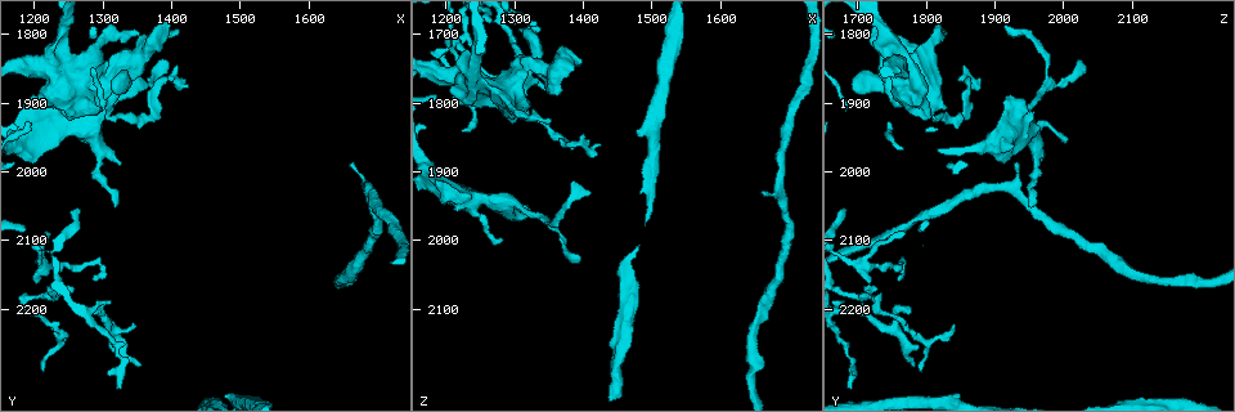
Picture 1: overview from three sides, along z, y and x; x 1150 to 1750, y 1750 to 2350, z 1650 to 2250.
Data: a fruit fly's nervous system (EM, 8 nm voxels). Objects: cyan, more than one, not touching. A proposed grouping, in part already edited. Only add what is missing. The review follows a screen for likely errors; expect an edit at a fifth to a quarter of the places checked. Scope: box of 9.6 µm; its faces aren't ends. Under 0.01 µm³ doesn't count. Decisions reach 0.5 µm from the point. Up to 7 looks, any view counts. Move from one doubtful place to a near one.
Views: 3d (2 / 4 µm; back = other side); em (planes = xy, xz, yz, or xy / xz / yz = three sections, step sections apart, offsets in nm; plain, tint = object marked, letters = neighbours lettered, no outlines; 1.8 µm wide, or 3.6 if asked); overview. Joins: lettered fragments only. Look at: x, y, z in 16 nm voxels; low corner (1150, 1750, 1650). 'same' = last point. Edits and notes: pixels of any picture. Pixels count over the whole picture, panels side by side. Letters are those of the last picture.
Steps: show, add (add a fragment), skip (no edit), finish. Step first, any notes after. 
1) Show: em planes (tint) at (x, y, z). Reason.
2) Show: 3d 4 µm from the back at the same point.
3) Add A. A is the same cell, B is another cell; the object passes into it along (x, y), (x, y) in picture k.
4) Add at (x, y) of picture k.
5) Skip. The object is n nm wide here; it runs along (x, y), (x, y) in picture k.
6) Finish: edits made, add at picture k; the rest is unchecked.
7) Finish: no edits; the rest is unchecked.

Show: em xz step 8 (tint) at (1390, 1840, 2020). Thin end.

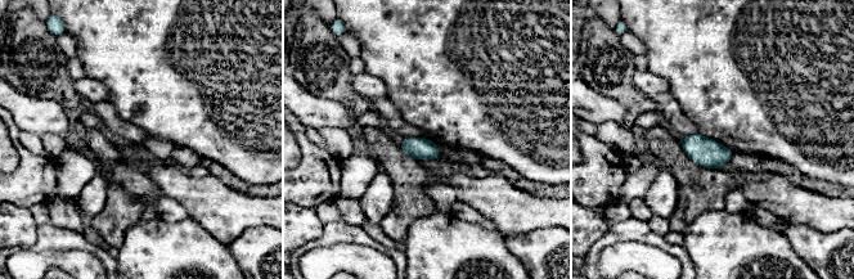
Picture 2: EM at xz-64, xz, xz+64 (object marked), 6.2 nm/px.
Show: em xy step 4 (letters) at the same point. Cut it another way.

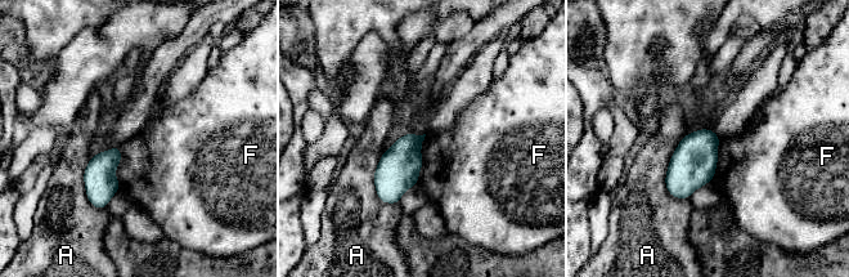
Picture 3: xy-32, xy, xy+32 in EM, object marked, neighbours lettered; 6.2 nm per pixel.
Skip. The longest contact is with F, 320 nm; A and F are other cells; a border runs along (426, 134), (416, 184) in picture 3; no lettered fragment goes on from it.

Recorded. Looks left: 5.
Show: 3d 2 µm at (1425, 1875, 1860). Free end.

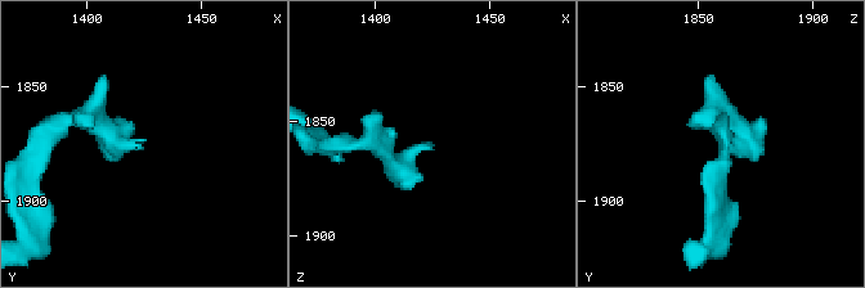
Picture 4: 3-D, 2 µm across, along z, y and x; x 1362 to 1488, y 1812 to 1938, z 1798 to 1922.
Show: em planes (letters) at (1424, 1878, 1862). Shape alone is not enough.

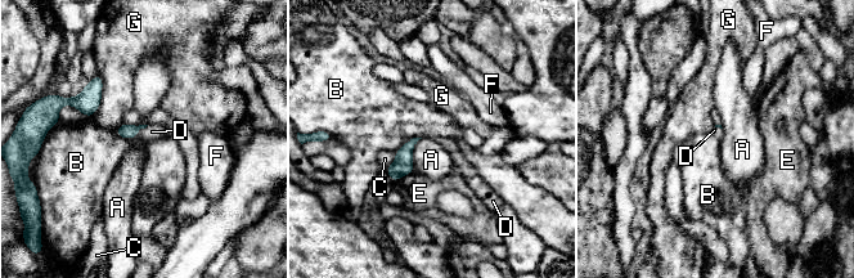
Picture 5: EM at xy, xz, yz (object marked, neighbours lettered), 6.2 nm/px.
Add at (152, 131) of picture 5. D is the same cell, A, B, C, E, F and G are other cells; the object passes into it along (129, 131), (142, 128), (152, 131) in picture 5; it goes on there.

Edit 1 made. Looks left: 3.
Show: overview.

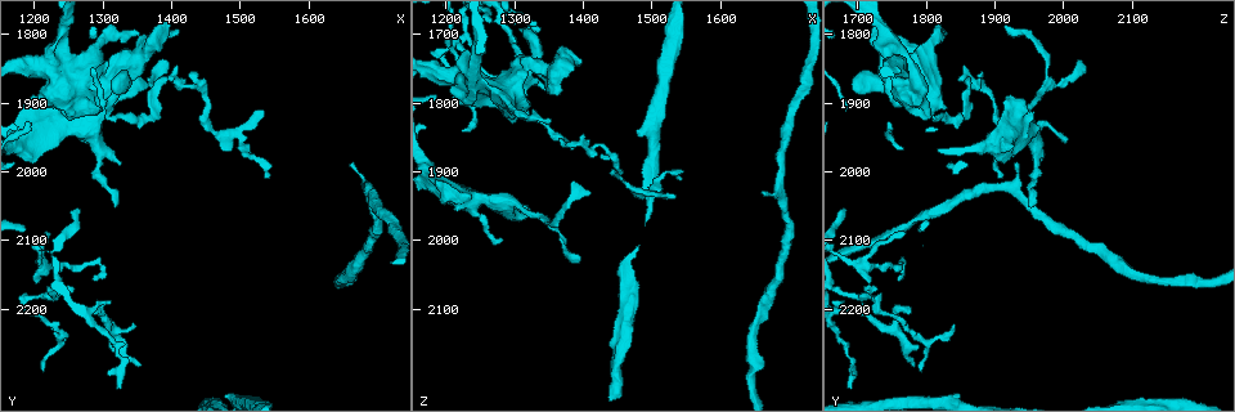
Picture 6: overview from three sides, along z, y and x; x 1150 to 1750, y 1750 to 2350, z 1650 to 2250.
Show: em yz step 8 (letters) at (1490, 1975, 1930). Thin end.

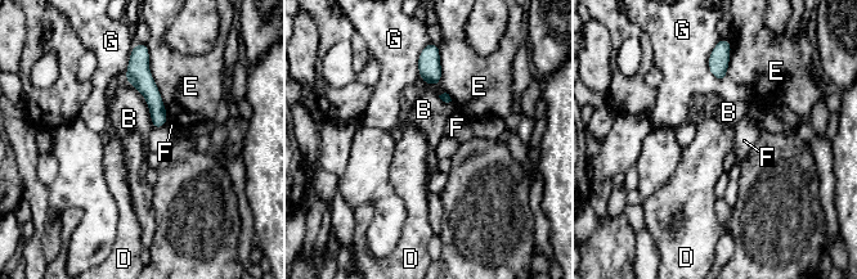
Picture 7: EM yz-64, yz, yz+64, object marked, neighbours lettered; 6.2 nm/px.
Show: em planes (letters) at the same point.

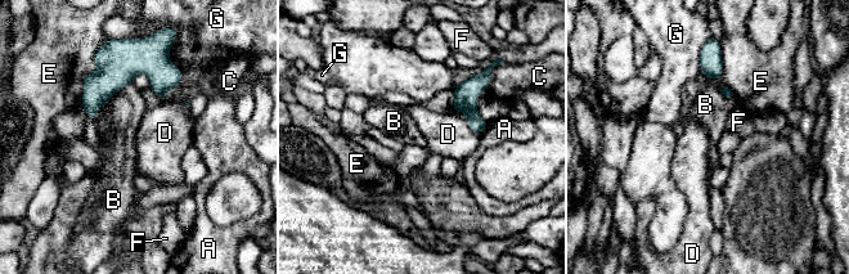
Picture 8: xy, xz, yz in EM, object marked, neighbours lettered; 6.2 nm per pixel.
Skip. A, B, C, D, E, F and G are other cells; a border runs along (130, 84), (94, 120) in picture 8; no lettered fragment goes on from it.

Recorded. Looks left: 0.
Finish: edits made, add at picture 5; the rest is unchecked.

